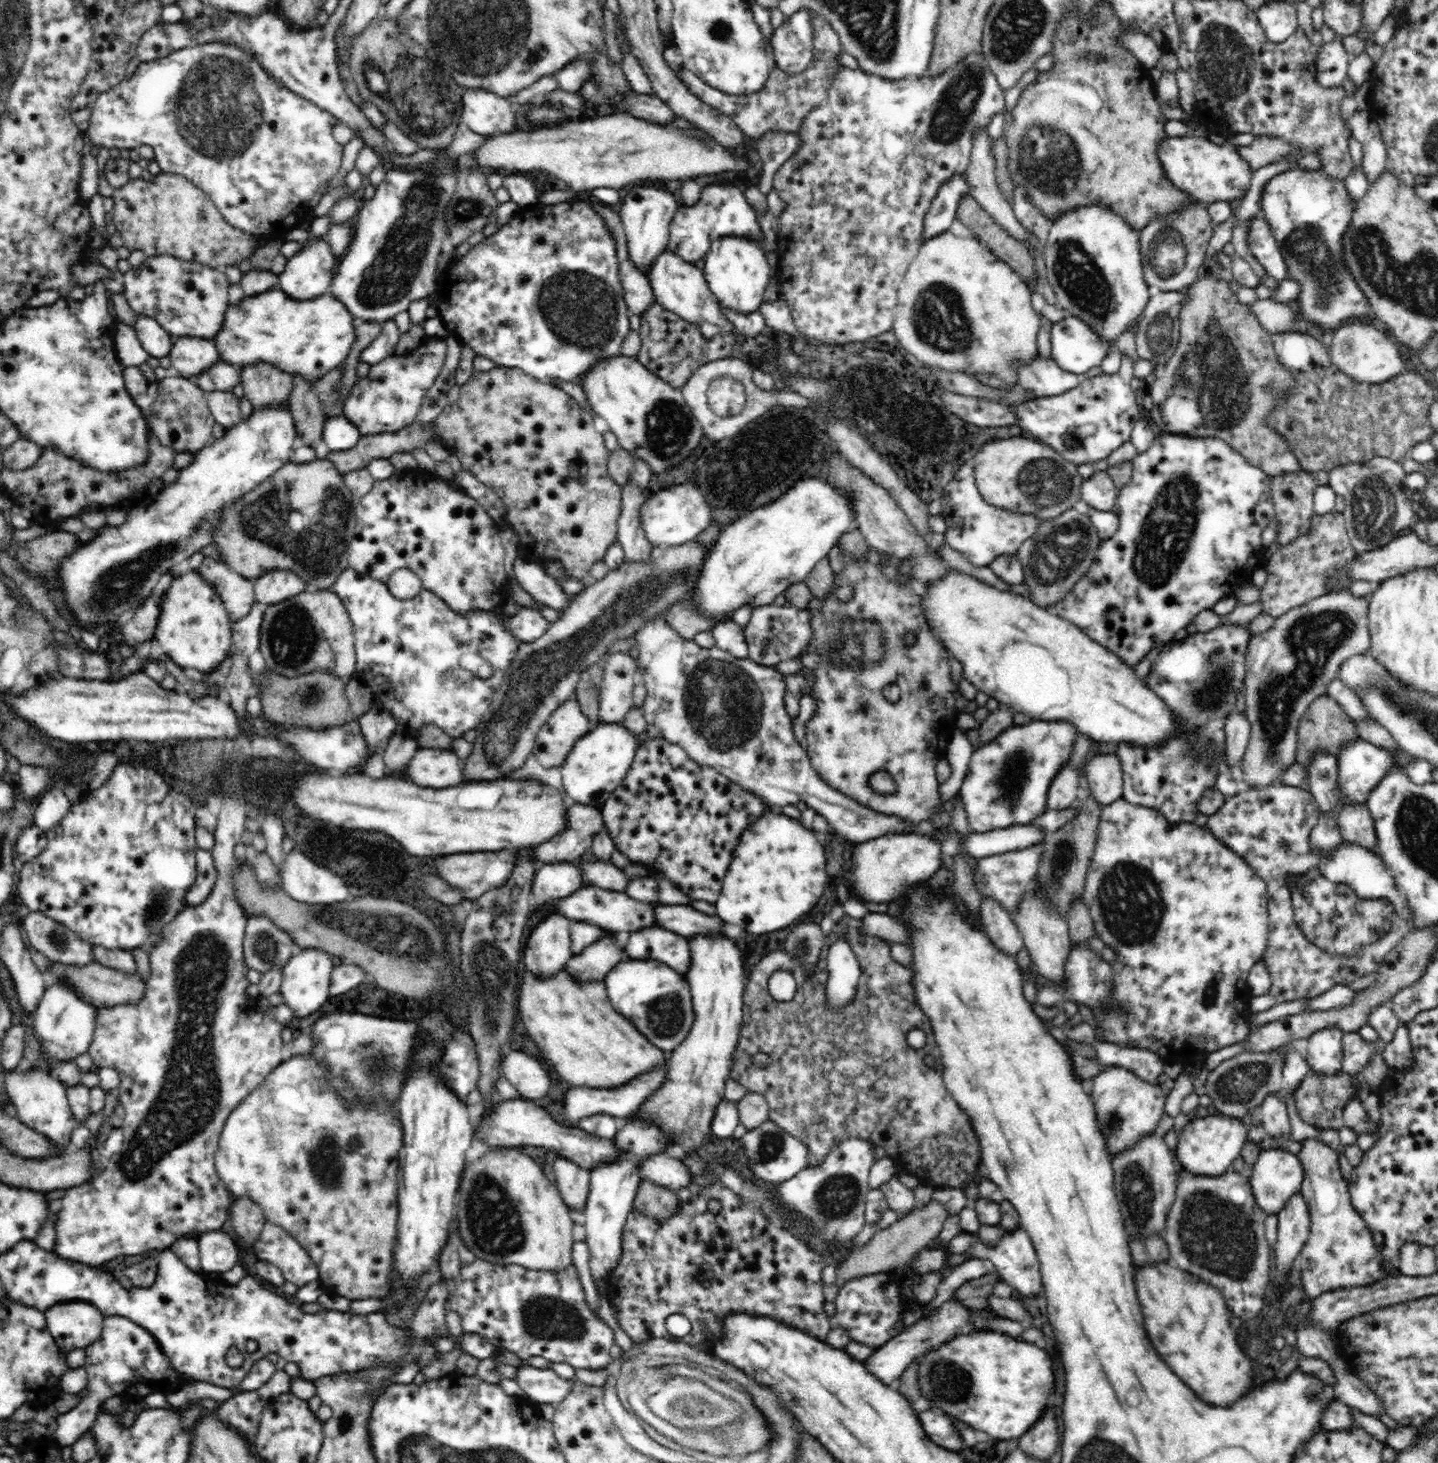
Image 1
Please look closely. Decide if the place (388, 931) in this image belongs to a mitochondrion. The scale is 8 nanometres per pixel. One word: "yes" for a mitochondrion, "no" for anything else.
yes

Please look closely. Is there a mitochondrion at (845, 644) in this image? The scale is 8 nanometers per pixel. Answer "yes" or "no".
yes

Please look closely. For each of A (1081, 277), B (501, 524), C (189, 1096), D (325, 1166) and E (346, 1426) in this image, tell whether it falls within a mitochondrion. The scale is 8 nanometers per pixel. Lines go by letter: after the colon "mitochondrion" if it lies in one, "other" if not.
A: mitochondrion
B: other
C: mitochondrion
D: mitochondrion
E: mitochondrion

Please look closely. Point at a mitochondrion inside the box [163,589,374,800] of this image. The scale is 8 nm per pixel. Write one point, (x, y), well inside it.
(291, 635)

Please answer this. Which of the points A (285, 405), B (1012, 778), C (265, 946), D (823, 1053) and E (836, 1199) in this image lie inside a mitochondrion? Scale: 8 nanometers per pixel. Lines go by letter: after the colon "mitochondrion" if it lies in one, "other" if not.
A: other
B: mitochondrion
C: mitochondrion
D: mitochondrion
E: mitochondrion

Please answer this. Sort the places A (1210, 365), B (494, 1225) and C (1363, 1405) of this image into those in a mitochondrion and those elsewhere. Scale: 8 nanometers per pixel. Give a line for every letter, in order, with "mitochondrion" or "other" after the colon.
A: mitochondrion
B: mitochondrion
C: other

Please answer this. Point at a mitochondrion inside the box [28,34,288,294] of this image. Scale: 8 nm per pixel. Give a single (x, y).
(217, 110)

